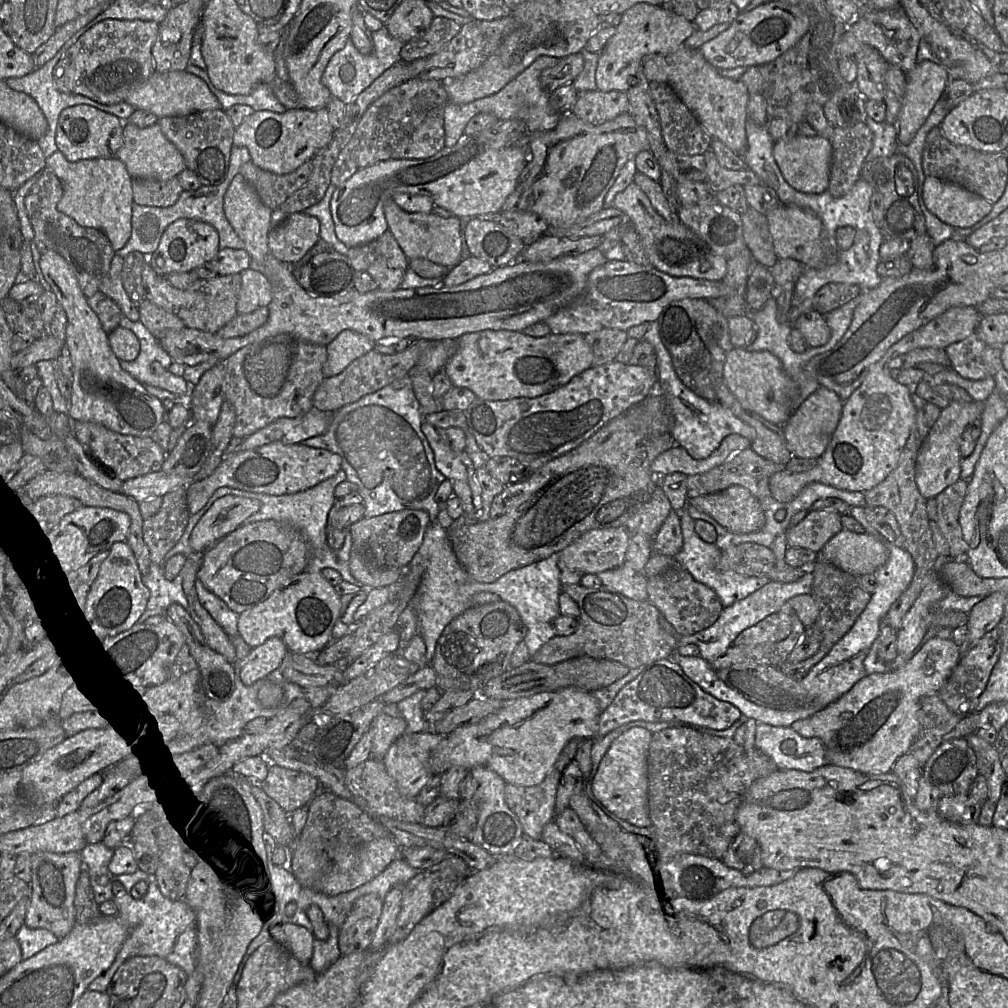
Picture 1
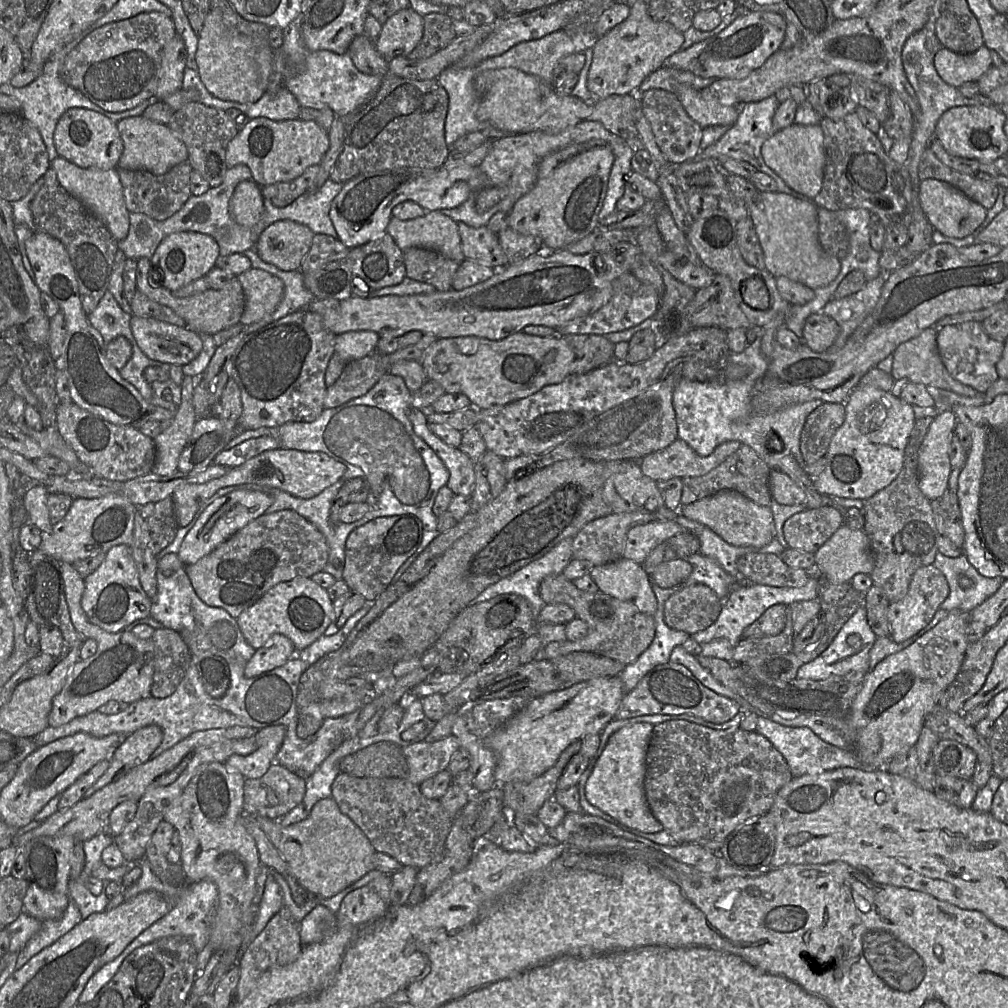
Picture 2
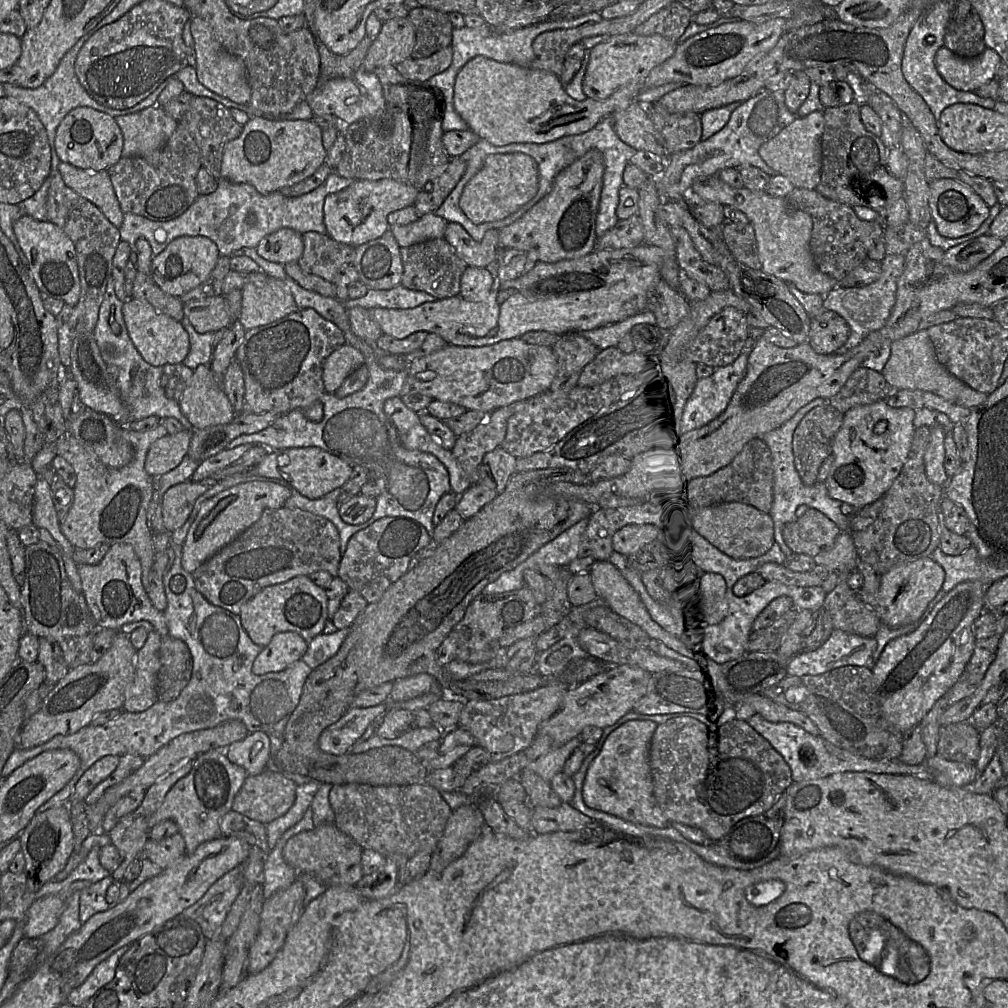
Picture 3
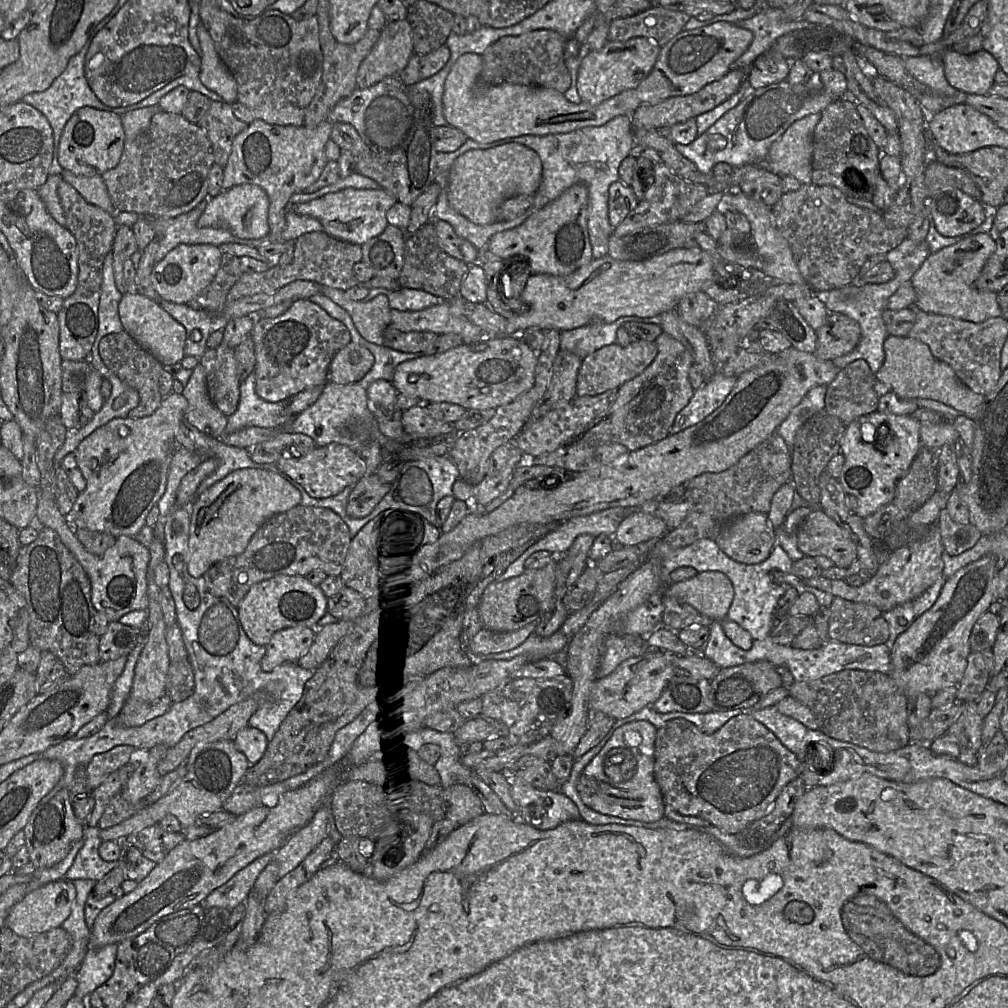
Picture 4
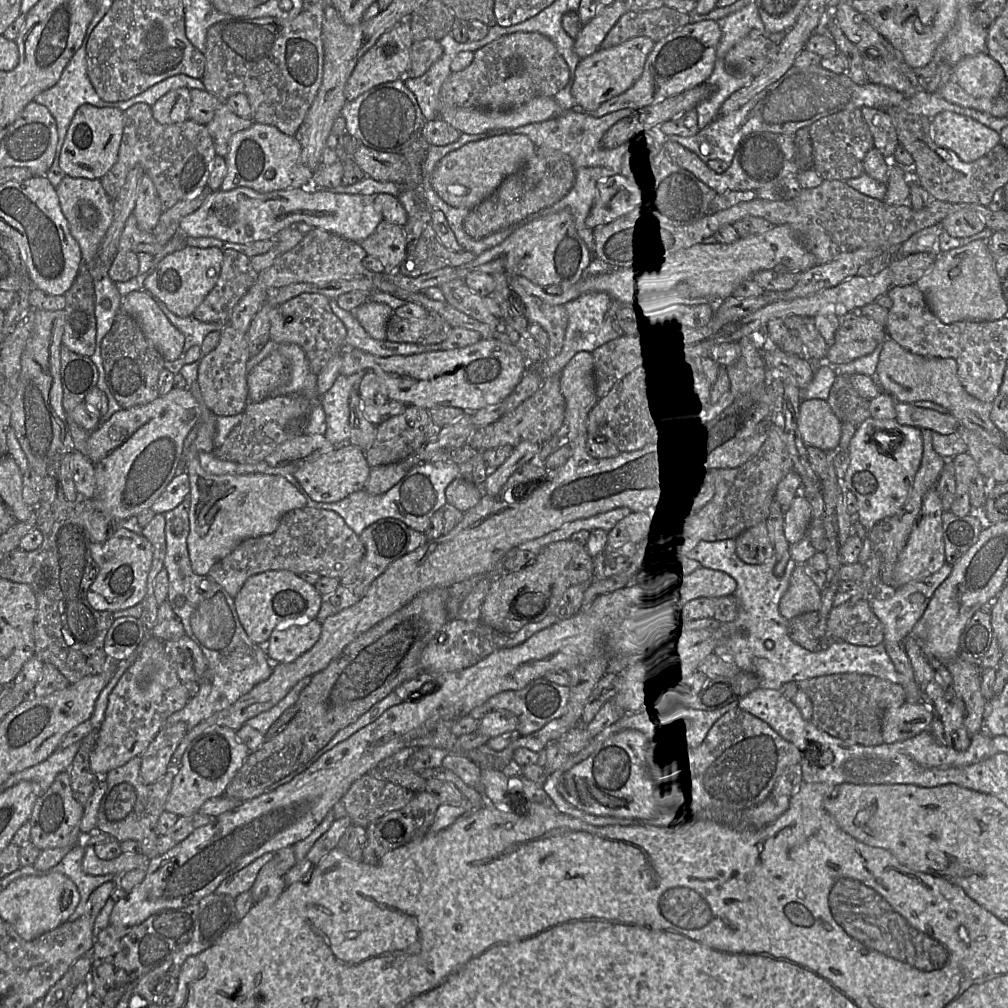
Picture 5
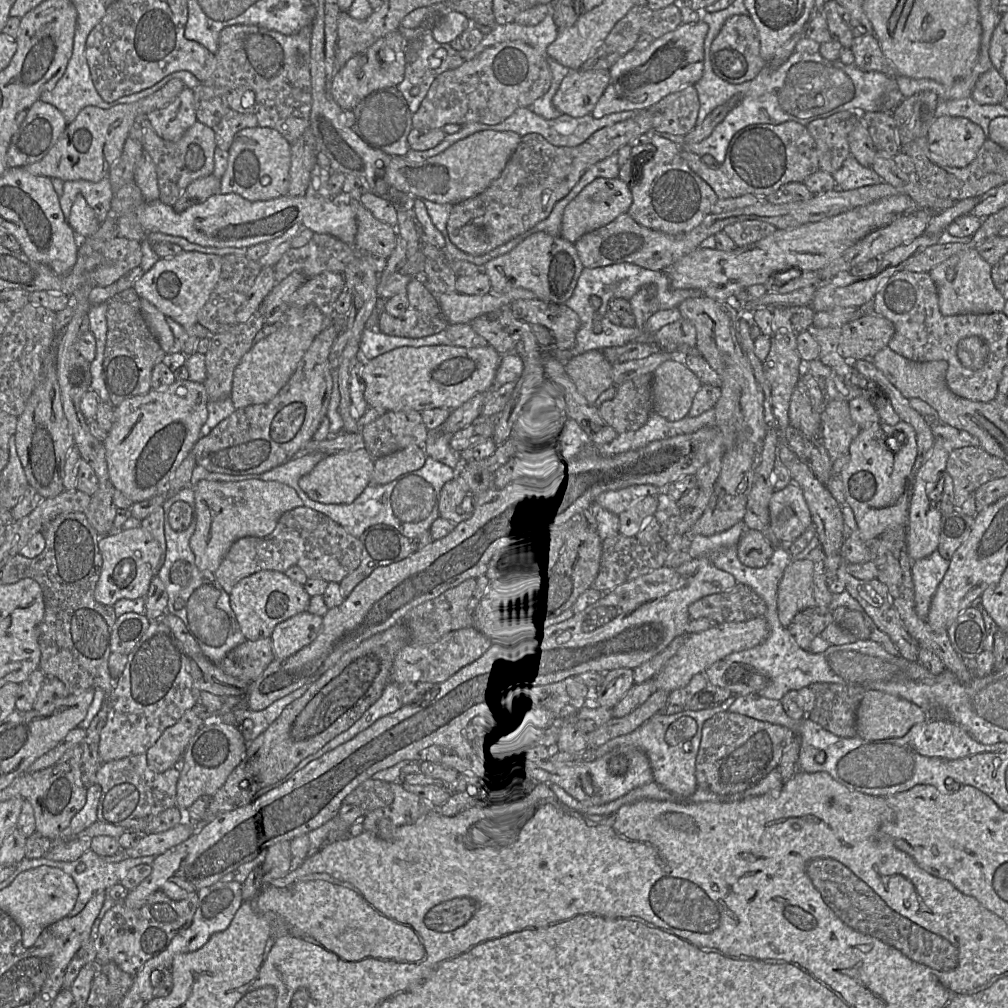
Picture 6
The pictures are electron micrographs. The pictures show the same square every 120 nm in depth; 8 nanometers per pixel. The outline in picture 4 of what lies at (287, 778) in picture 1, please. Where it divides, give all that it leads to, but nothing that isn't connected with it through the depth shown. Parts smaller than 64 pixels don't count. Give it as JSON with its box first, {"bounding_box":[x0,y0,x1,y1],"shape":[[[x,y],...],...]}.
{"bounding_box":[222,782,288,815],"shape":[[[241,782],[224,802],[222,809],[235,815],[241,815],[251,809],[263,805],[268,800],[274,800],[280,794],[288,791],[283,782],[256,787]]]}

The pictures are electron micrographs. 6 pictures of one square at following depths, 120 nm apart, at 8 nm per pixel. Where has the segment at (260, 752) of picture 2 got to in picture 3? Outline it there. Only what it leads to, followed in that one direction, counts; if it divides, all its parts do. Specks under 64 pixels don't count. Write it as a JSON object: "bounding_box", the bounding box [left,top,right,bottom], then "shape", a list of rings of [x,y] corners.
{"bounding_box":[226,731,272,775],"shape":[[[262,731],[248,733],[244,739],[232,743],[226,749],[226,756],[230,762],[244,768],[248,775],[259,775],[270,765],[272,758],[270,738]]]}

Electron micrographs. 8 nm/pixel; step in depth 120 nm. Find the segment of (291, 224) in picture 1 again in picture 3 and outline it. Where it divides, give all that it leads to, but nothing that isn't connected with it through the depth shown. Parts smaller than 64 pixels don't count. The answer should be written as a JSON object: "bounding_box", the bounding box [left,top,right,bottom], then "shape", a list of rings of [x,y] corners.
{"bounding_box":[255,228,304,263],"shape":[[[281,228],[262,238],[255,249],[260,257],[270,262],[297,263],[304,250],[302,234]]]}

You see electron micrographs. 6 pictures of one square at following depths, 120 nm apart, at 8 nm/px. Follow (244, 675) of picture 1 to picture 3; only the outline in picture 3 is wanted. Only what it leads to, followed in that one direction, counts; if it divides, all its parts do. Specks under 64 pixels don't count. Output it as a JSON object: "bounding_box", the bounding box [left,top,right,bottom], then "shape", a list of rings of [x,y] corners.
{"bounding_box":[252,632,308,675],"shape":[[[280,632],[262,648],[252,665],[252,672],[262,675],[279,672],[302,658],[308,641],[296,632]]]}

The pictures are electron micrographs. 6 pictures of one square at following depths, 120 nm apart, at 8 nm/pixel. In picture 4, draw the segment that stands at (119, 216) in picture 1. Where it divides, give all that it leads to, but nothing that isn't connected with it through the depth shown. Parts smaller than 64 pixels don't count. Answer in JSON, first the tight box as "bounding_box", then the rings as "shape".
{"bounding_box":[63,169,117,217],"shape":[[[64,169],[63,179],[73,186],[87,202],[101,207],[115,217],[117,210],[101,175],[78,176]]]}

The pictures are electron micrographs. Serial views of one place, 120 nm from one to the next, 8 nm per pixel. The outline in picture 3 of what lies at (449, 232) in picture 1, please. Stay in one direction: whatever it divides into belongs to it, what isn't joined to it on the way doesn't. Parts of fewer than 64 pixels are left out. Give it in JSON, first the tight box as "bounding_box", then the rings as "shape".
{"bounding_box":[389,212,447,248],"shape":[[[432,212],[410,224],[391,226],[389,230],[402,248],[429,239],[443,238],[447,223],[445,219]]]}

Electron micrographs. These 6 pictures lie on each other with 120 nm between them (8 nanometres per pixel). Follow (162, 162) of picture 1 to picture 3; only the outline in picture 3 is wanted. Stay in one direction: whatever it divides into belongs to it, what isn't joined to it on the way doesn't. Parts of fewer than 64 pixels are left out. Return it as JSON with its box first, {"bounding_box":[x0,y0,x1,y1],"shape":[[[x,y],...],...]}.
{"bounding_box":[115,105,178,165],"shape":[[[157,105],[115,119],[123,134],[122,157],[142,157],[151,165],[158,165],[160,150],[178,126]]]}

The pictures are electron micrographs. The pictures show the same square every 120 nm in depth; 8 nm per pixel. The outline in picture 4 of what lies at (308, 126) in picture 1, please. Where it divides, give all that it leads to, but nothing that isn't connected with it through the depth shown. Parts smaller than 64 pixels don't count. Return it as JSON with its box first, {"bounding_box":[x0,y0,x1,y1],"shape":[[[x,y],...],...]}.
{"bounding_box":[222,119,332,242],"shape":[[[255,119],[234,138],[228,162],[223,169],[222,190],[241,184],[253,184],[266,192],[269,198],[268,225],[271,242],[286,242],[281,234],[286,225],[285,213],[290,207],[290,197],[304,192],[322,173],[327,162],[324,148],[331,139],[332,124],[324,121],[316,127],[307,128],[268,124]]]}

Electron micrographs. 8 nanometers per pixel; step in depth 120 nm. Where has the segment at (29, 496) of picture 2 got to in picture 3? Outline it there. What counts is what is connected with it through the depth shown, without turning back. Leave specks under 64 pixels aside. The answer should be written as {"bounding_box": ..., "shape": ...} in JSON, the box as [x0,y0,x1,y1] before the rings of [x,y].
{"bounding_box":[32,477,75,555],"shape":[[[40,477],[35,485],[32,523],[38,528],[48,530],[64,553],[73,555],[75,548],[60,529],[60,520],[52,499],[50,483]]]}

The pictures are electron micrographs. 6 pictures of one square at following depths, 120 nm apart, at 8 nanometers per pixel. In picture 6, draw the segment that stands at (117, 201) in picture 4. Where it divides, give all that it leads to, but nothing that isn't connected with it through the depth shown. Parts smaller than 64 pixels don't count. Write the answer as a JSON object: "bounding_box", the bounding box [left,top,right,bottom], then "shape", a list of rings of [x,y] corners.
{"bounding_box":[129,114,217,206],"shape":[[[140,114],[136,117],[129,136],[139,141],[151,156],[156,166],[159,199],[164,204],[173,206],[190,183],[213,173],[214,152],[217,147],[215,132],[199,121],[195,122],[179,140],[168,141],[157,134],[147,114]]]}

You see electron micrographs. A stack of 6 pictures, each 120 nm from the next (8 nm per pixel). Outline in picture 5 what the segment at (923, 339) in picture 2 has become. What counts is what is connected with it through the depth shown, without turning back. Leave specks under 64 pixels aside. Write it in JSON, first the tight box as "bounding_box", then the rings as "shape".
{"bounding_box":[874,338,1004,448],"shape":[[[886,338],[882,345],[874,378],[882,391],[890,394],[896,402],[934,402],[946,408],[961,426],[977,432],[992,445],[1004,448],[1004,435],[990,418],[992,403],[978,400],[966,392],[959,382],[957,364],[954,359],[917,355],[903,348],[896,341]]]}

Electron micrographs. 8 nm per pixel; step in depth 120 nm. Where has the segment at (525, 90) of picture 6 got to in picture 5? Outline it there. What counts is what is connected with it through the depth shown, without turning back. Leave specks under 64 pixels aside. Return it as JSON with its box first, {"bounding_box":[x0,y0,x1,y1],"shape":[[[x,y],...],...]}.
{"bounding_box":[438,32,570,117],"shape":[[[517,32],[517,33],[505,35],[485,45],[484,47],[477,50],[476,52],[474,52],[474,59],[466,69],[460,72],[451,73],[447,77],[440,90],[439,100],[438,100],[438,112],[441,117],[441,111],[443,109],[456,108],[456,107],[477,108],[477,109],[489,110],[489,111],[507,111],[528,102],[530,99],[536,96],[553,97],[557,92],[559,92],[561,89],[563,89],[566,86],[567,82],[569,81],[569,77],[570,77],[570,72],[569,72],[568,65],[566,64],[562,56],[558,53],[555,44],[548,37],[537,32]]]}

